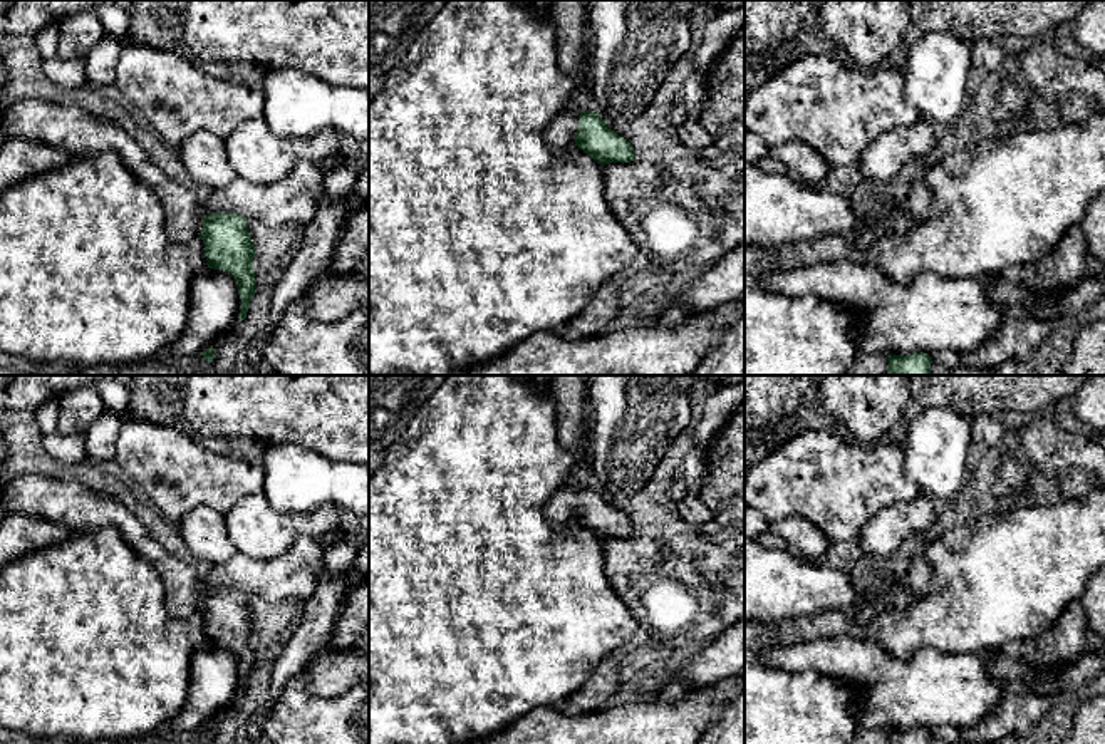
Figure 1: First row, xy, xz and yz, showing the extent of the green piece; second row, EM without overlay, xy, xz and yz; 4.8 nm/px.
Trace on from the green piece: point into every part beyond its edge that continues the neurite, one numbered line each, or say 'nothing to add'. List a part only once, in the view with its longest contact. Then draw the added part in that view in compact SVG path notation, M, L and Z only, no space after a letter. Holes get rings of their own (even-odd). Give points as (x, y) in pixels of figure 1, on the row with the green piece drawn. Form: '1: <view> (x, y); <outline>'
1: xz (560, 133); M565 111L548 122L543 139L552 151L558 154L572 151L578 129L578 116L580 112L577 111Z

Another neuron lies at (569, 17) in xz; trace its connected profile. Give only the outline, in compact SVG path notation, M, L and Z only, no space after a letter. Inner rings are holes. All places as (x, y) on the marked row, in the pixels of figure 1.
M550 0L548 15L557 34L558 65L577 77L590 65L587 0Z

